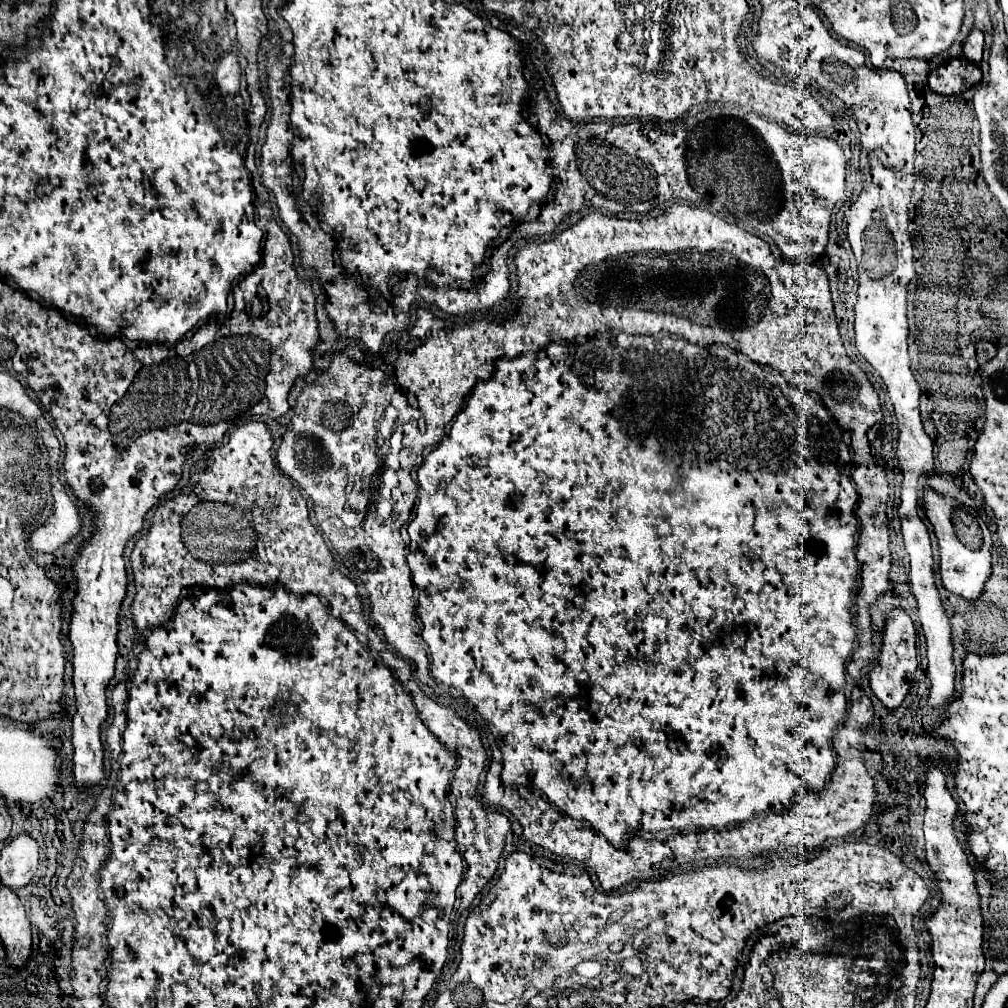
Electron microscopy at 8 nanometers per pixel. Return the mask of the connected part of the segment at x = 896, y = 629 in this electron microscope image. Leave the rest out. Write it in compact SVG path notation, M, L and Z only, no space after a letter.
M892 609L886 625L884 625L884 635L882 635L882 651L878 657L878 665L870 671L870 689L874 695L892 711L896 709L902 699L908 695L910 681L916 673L918 659L916 659L916 631L912 625L912 619L904 609Z

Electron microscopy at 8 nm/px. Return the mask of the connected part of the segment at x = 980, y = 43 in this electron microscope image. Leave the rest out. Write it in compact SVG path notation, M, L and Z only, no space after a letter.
M972 29L970 35L962 41L962 55L972 63L980 63L982 51L984 51L984 33L980 29Z

